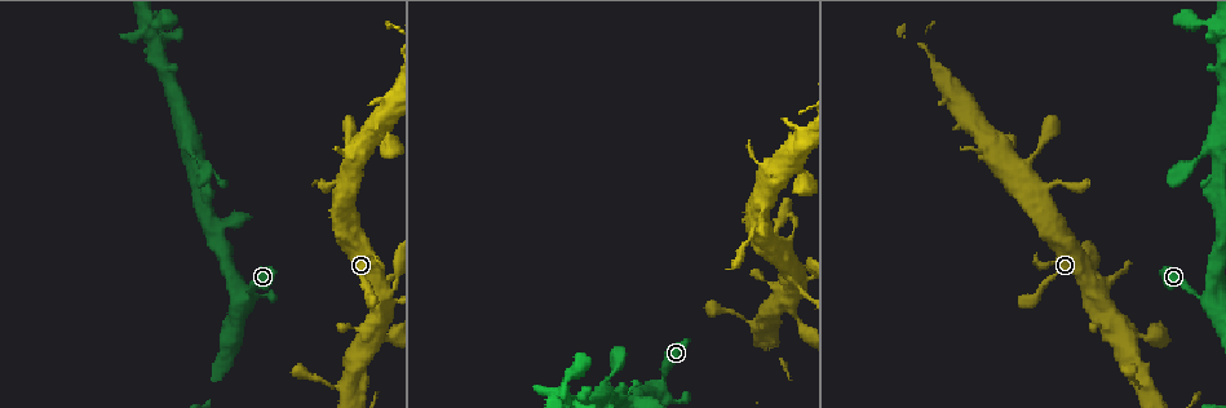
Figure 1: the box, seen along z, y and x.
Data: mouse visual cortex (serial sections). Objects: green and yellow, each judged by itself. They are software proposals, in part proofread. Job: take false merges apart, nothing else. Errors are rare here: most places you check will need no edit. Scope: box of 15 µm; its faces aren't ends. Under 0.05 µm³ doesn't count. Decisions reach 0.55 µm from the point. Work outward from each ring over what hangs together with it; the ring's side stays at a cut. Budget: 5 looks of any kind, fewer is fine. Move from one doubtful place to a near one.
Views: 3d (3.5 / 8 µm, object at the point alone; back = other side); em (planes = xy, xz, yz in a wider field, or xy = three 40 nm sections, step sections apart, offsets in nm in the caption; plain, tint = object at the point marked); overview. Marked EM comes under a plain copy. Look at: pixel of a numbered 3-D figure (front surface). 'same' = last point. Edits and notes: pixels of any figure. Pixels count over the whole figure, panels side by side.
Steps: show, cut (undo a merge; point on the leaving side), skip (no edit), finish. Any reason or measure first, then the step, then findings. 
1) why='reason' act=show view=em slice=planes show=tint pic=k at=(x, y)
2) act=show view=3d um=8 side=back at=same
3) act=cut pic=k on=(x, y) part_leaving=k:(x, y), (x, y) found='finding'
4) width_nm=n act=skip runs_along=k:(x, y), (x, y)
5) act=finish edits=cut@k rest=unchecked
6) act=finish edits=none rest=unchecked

why='sudden change in width' act=show view=3d um=3.5 pic=1 at=(389, 298)

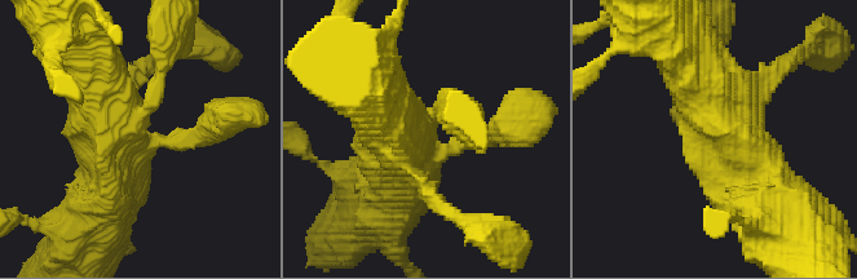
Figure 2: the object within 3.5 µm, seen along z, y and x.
why='shape alone is not enough' act=show view=em slice=xy step=3 show=tint pic=2 at=(425, 154)

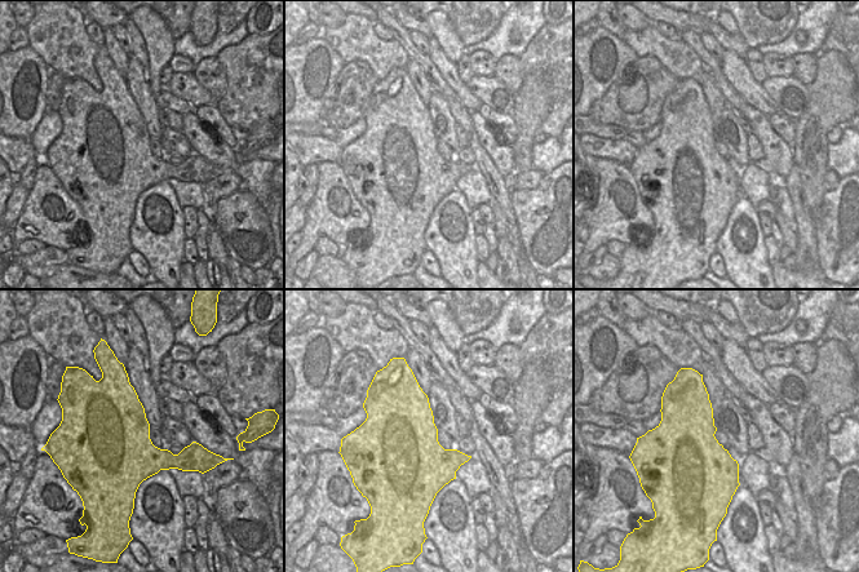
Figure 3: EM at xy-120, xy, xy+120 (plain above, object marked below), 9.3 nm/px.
act=skip runs_along=2:(681, 48), (701, 92), (771, 195) found='one cell here'

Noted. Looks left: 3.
why='abrupt turn' act=show view=3d um=3.5 pic=1 at=(1203, 298)

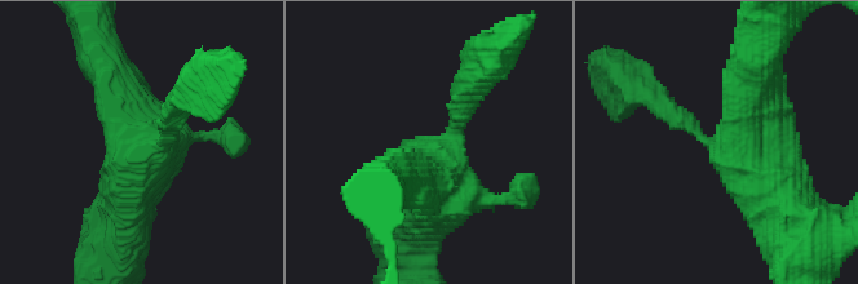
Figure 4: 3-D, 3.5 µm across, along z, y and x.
act=show view=em slice=xy step=3 show=tint pic=4 at=(158, 141)

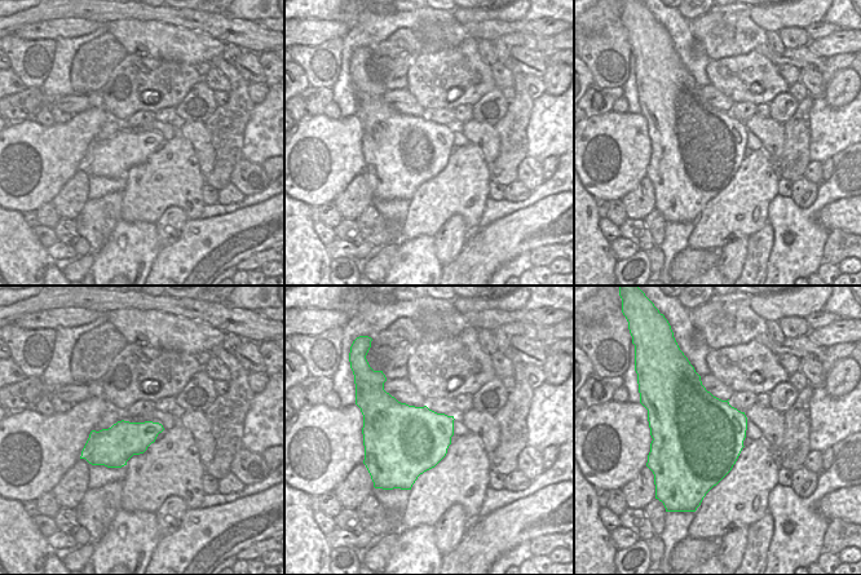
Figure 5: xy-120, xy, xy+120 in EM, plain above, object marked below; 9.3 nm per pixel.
act=skip runs_along=4:(461, 101), (429, 181), (398, 181) found='continuous, no second cell'

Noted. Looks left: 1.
act=finish edits=none rest=unchecked

